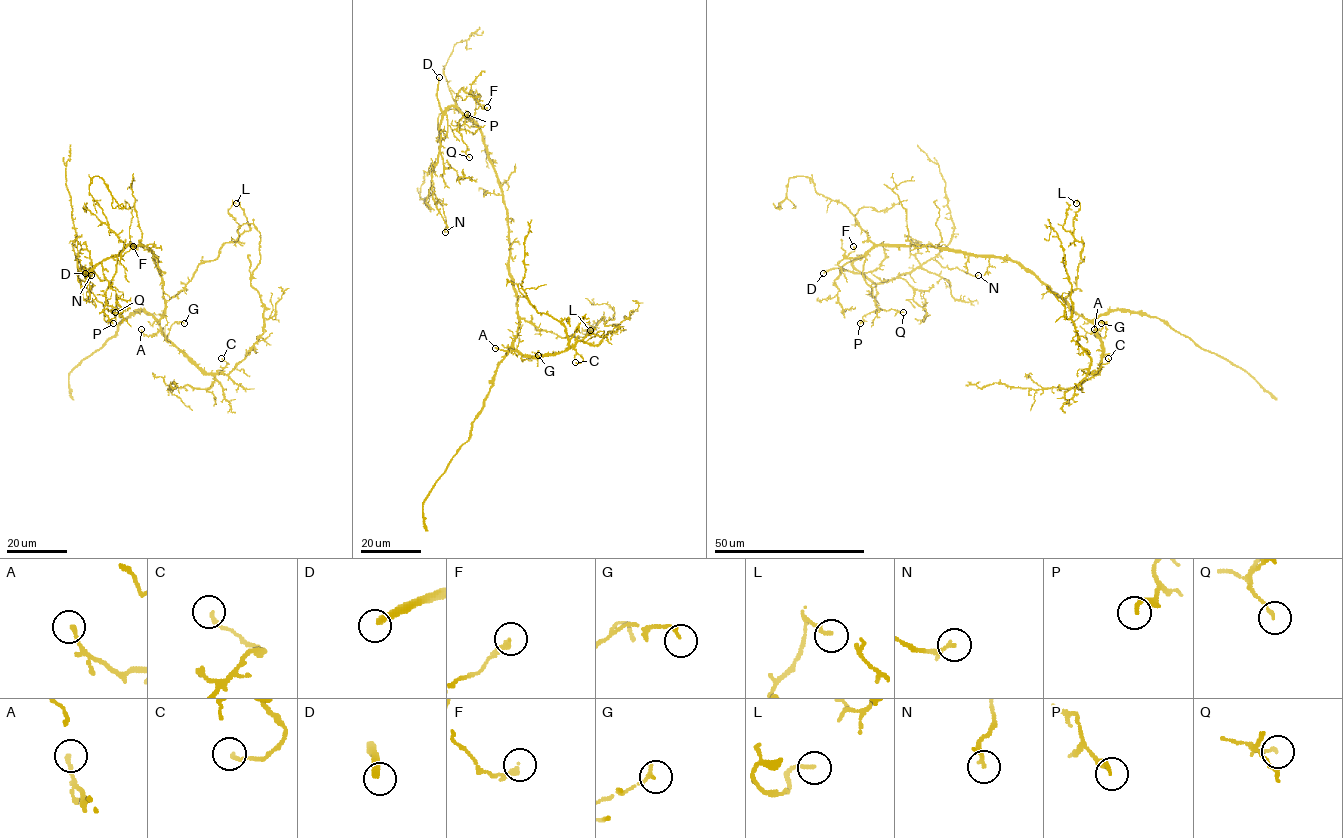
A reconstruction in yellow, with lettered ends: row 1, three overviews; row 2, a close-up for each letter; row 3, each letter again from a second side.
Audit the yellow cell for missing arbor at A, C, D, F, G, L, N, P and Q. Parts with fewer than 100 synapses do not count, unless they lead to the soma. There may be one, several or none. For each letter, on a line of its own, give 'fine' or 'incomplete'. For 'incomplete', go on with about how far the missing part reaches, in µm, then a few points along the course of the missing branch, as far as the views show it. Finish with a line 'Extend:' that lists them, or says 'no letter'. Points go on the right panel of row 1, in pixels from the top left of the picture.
A: fine
C: fine
D: incomplete; about 35 µm are missing; missing branch runs (823, 273), (789, 284), (776, 299), (778, 314), (799, 321)
F: fine
G: fine
L: fine
N: fine
P: fine
Q: fine
Extend: D

